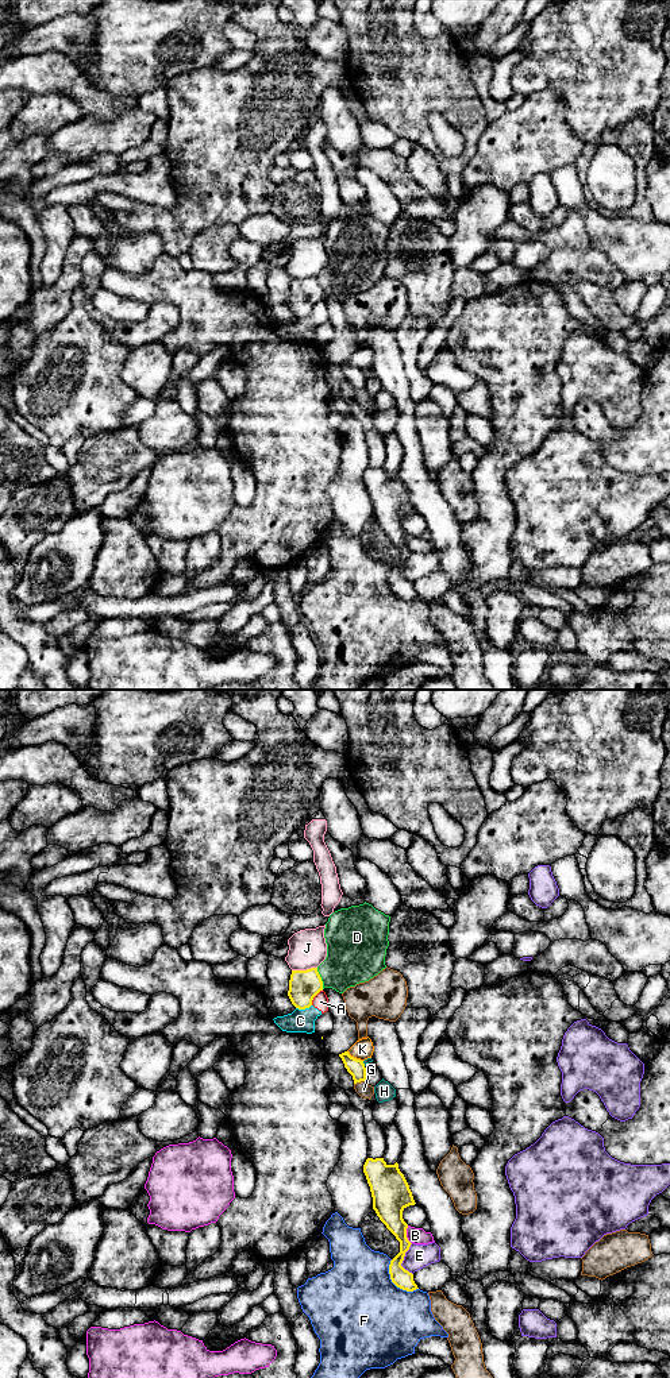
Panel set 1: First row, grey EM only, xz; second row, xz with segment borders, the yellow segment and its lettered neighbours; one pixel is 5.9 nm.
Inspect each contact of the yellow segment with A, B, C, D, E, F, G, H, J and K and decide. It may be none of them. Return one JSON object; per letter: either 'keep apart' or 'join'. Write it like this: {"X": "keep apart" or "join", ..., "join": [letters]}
{"A": "keep apart", "B": "keep apart", "C": "keep apart", "D": "keep apart", "E": "keep apart", "F": "keep apart", "G": "keep apart", "H": "keep apart", "J": "keep apart", "K": "keep apart", "join": []}

